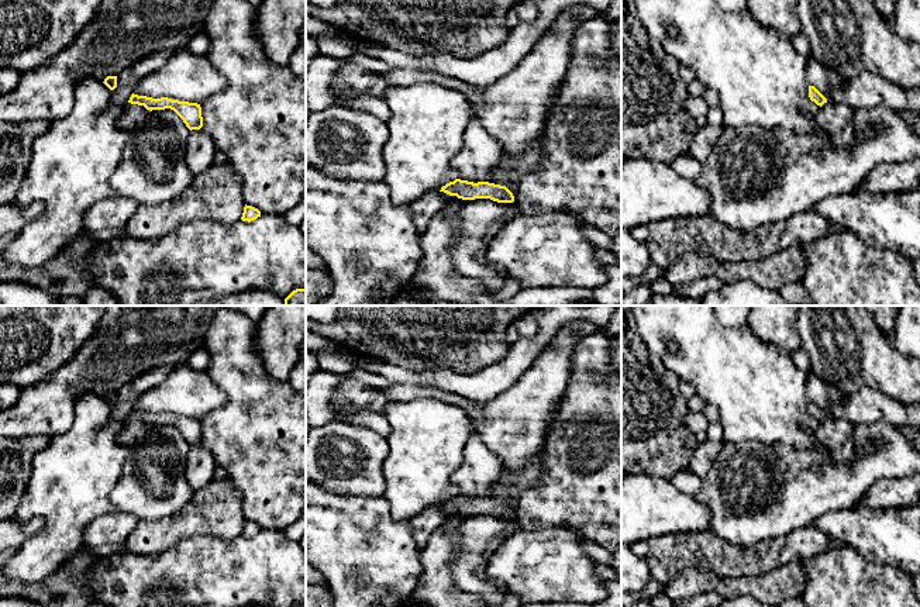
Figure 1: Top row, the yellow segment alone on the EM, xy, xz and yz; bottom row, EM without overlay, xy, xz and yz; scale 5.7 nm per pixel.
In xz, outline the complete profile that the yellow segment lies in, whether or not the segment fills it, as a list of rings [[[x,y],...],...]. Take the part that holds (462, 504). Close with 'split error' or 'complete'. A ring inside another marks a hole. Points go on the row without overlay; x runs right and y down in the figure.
[[[455,494],[454,497],[447,499],[441,503],[440,507],[444,507],[449,511],[456,511],[462,515],[475,515],[475,514],[490,514],[497,518],[513,518],[514,511],[506,503],[489,497],[468,497]]] | complete

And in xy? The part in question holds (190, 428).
[[[131,410],[128,418],[144,421],[147,425],[173,425],[192,445],[200,445],[203,442],[201,423],[197,418],[179,417],[168,413],[152,414],[147,411]]] | complete

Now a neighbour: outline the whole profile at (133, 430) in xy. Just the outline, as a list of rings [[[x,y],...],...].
[[[125,418],[123,423],[123,428],[117,435],[117,441],[121,445],[130,446],[135,444],[145,432],[148,431],[149,425],[144,421]]]

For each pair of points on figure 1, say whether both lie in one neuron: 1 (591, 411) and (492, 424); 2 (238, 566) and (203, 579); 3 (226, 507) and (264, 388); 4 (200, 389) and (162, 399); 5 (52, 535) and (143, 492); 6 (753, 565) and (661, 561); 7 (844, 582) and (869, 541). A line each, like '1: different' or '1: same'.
1: different
2: same
3: different
4: same
5: different
6: same
7: different

